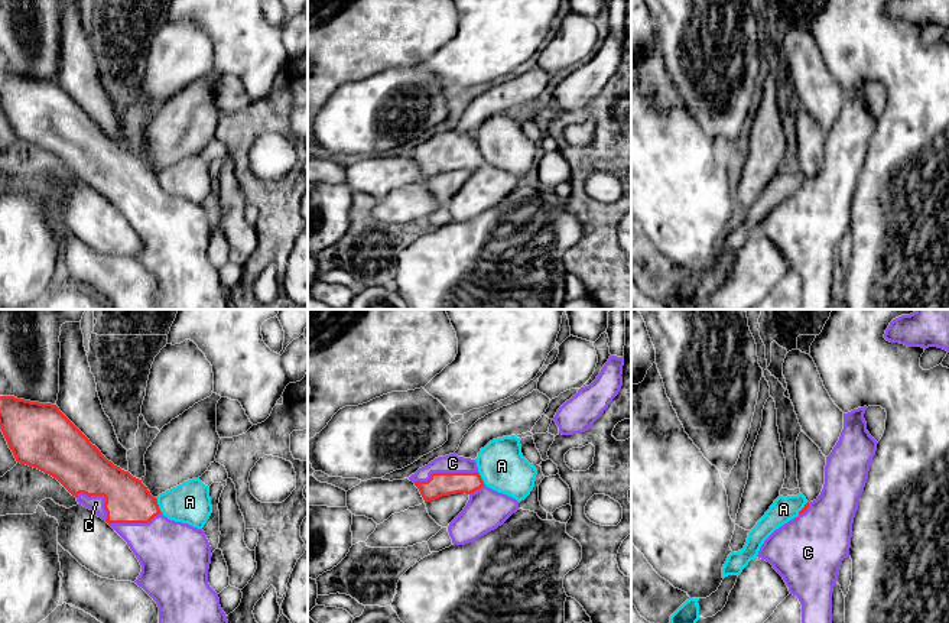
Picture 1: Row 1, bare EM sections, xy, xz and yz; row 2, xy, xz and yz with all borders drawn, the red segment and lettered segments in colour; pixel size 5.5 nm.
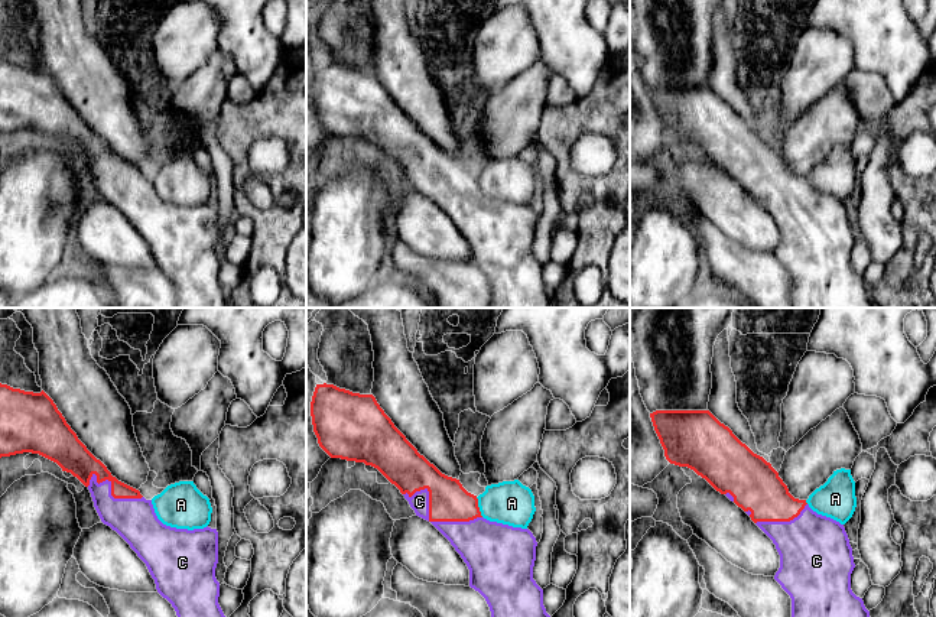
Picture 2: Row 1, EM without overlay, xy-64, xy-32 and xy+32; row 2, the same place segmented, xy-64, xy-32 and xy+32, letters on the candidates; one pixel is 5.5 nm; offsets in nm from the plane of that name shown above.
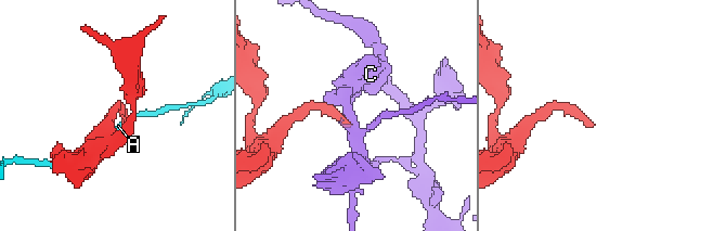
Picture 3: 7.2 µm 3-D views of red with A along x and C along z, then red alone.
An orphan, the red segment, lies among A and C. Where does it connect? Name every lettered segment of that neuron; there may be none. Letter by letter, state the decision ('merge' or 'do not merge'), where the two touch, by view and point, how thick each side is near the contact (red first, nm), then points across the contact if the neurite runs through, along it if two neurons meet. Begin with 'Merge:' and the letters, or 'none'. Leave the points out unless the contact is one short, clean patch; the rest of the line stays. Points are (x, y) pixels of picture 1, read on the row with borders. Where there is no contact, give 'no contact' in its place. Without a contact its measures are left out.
Merge: C
A: do not merge; contact xy (158, 505); calibres 260 and 220 nm; border xy (155, 497), (162, 512)
C: merge; contact xz (444, 473); calibres 130 and 100 nm

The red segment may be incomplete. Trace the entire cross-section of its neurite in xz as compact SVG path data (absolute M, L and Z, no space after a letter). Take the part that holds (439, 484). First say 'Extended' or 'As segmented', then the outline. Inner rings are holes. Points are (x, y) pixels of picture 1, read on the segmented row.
Extended. M456 454L435 458L409 480L419 489L425 503L456 493L469 496L464 510L448 526L454 545L477 541L519 510L516 499L484 484L475 460Z

